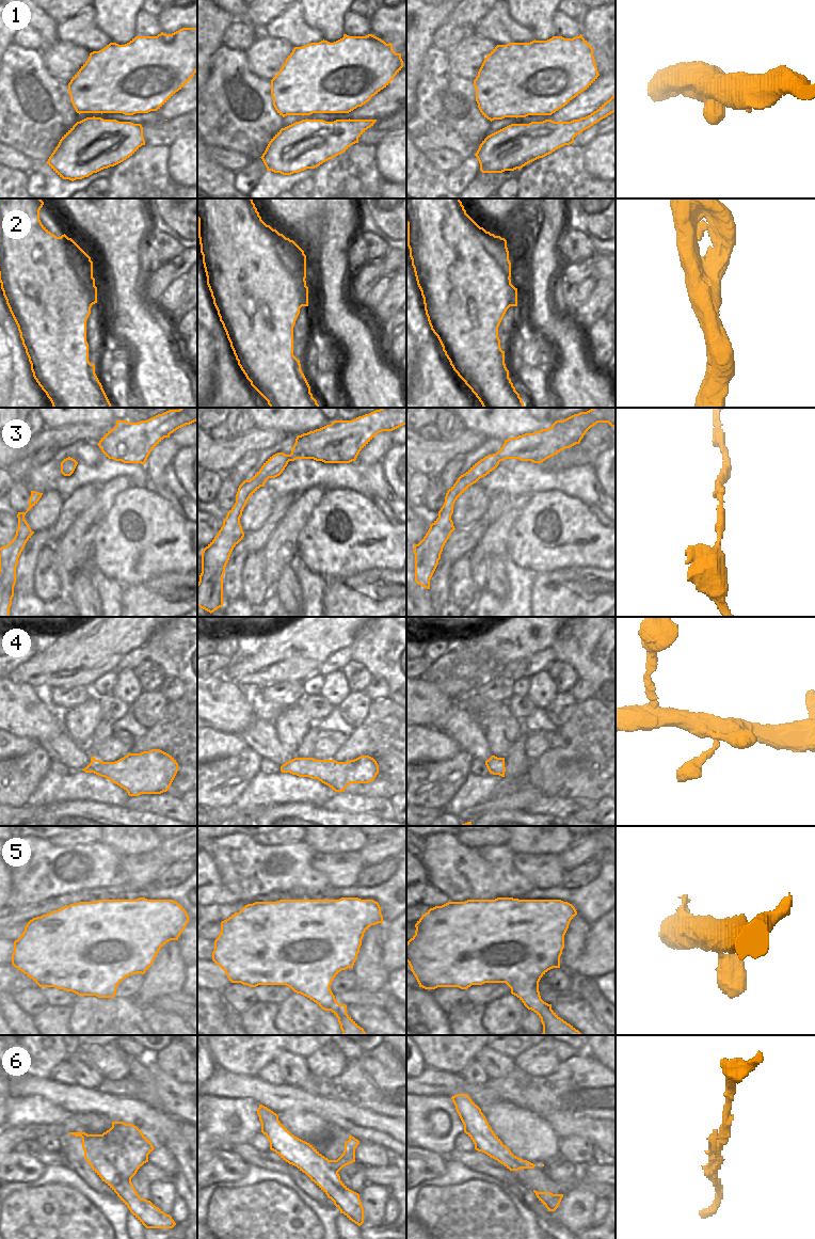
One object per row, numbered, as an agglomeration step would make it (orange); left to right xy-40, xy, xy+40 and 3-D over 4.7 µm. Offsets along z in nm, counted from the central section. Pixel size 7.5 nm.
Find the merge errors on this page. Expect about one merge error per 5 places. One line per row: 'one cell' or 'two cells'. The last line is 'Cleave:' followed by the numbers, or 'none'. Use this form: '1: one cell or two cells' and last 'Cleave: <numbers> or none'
1: one cell
2: one cell
3: one cell
4: one cell
5: one cell
6: one cell
Cleave: none

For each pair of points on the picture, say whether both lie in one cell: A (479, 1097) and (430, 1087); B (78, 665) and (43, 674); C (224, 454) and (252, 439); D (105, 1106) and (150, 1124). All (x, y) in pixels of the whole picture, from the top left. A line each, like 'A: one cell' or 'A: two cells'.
A: one cell
B: one cell
C: one cell
D: one cell

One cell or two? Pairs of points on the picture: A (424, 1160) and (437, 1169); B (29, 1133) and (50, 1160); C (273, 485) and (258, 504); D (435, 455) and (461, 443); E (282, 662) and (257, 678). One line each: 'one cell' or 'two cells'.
A: one cell
B: two cells
C: two cells
D: one cell
E: one cell

